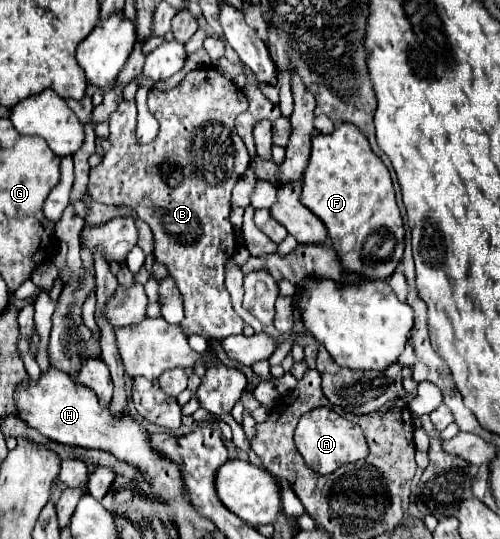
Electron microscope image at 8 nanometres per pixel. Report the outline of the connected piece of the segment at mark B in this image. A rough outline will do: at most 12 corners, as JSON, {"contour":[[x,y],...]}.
{"contour":[[215,68],[109,116],[89,194],[127,204],[175,278],[183,334],[243,334],[223,282],[245,94]]}

